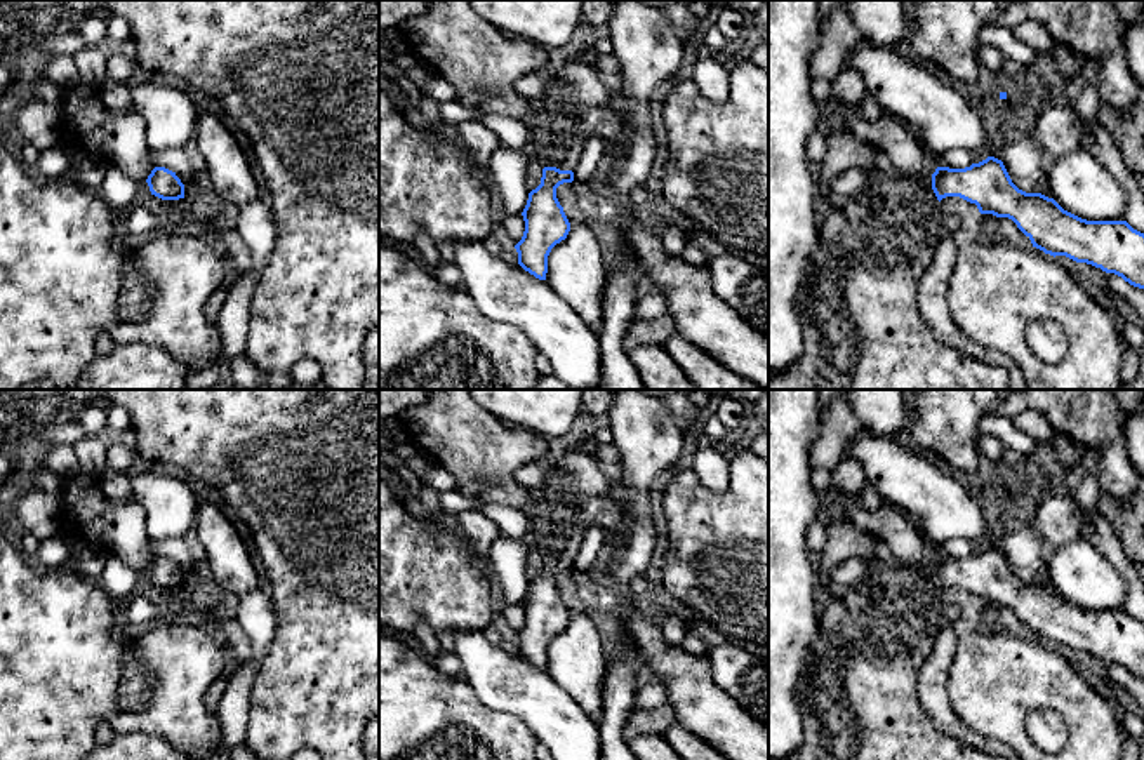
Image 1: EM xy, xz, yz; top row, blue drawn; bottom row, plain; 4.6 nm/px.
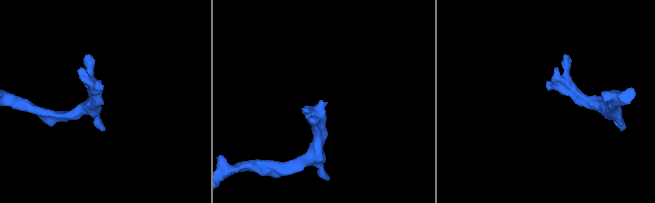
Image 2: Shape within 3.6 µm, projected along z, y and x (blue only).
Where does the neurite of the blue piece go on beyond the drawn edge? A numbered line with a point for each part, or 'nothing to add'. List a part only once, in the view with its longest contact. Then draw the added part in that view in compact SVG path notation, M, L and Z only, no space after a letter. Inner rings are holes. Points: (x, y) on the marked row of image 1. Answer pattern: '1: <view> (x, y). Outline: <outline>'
1: xz (578, 105). Outline: M591 49L579 50L525 117L530 151L542 167L575 170L589 136L602 139L607 160L624 139L626 120L600 80Z

